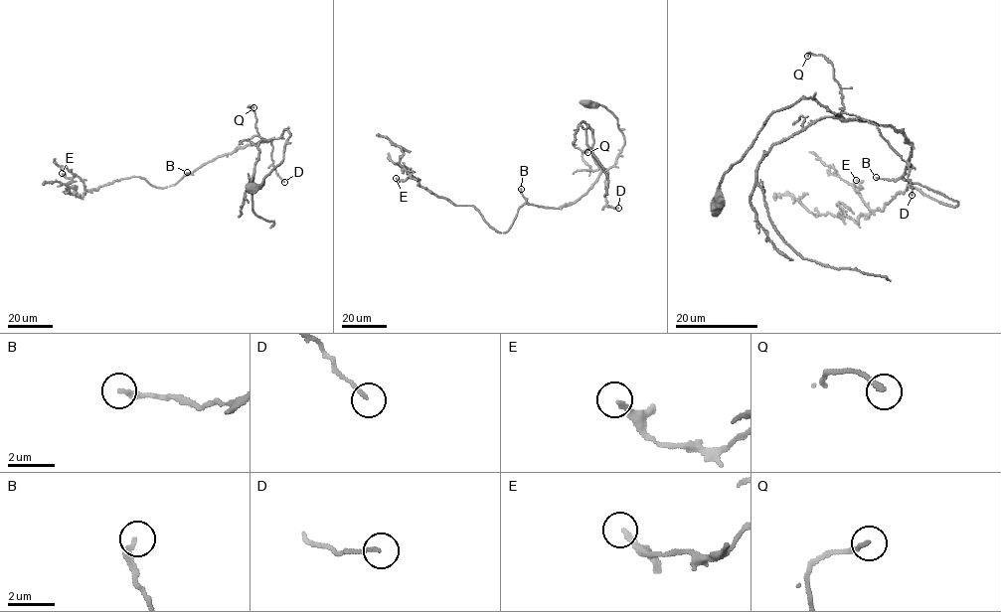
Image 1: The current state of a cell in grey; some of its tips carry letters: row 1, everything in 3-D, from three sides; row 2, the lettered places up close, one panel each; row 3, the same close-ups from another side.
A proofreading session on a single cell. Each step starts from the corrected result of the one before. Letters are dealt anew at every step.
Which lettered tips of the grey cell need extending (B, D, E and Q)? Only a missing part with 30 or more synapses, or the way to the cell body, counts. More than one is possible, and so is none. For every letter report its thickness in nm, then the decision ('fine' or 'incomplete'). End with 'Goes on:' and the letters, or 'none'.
B: calibre 200 nm; fine
D: calibre 140 nm; fine
E: calibre 170 nm; fine
Q: calibre 220 nm; fine
Goes on: none

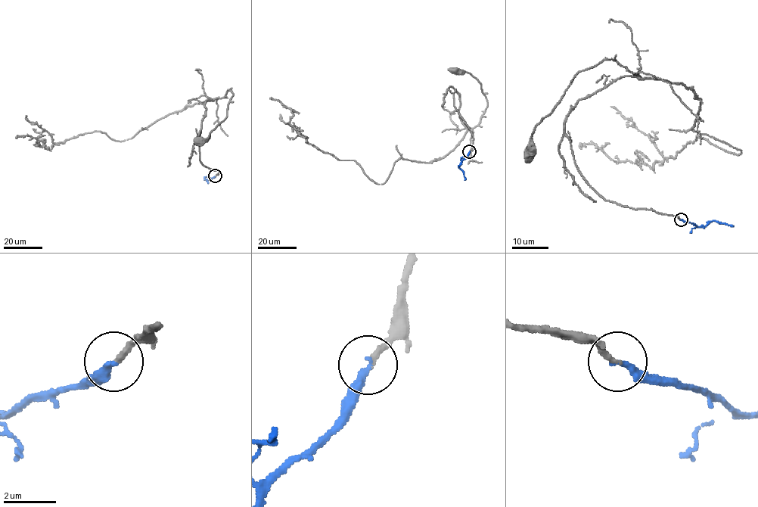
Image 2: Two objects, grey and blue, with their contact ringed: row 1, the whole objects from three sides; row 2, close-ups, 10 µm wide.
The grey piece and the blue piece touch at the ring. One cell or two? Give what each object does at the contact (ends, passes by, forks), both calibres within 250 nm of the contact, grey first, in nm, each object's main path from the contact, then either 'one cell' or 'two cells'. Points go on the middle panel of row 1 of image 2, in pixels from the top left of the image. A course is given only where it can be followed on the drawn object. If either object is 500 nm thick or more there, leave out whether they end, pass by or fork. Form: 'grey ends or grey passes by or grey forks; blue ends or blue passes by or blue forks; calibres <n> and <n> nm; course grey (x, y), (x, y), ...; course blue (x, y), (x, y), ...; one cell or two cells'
grey ends; blue ends; calibres 220 and 240 nm; course grey (469, 152), (473, 134), (454, 92), (462, 122), (473, 128), (486, 99), (471, 74), (454, 70); course blue (469, 151), (459, 166), (464, 180); one cell

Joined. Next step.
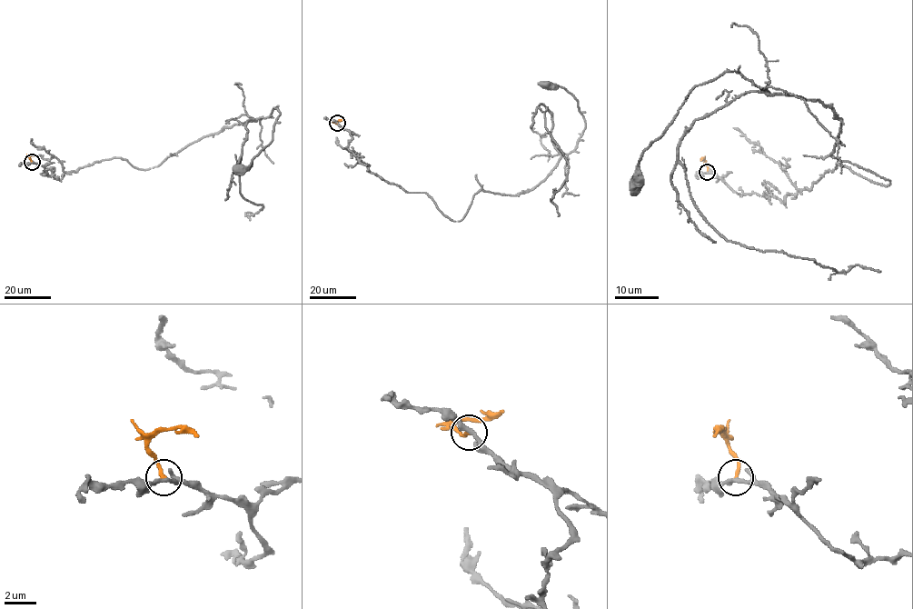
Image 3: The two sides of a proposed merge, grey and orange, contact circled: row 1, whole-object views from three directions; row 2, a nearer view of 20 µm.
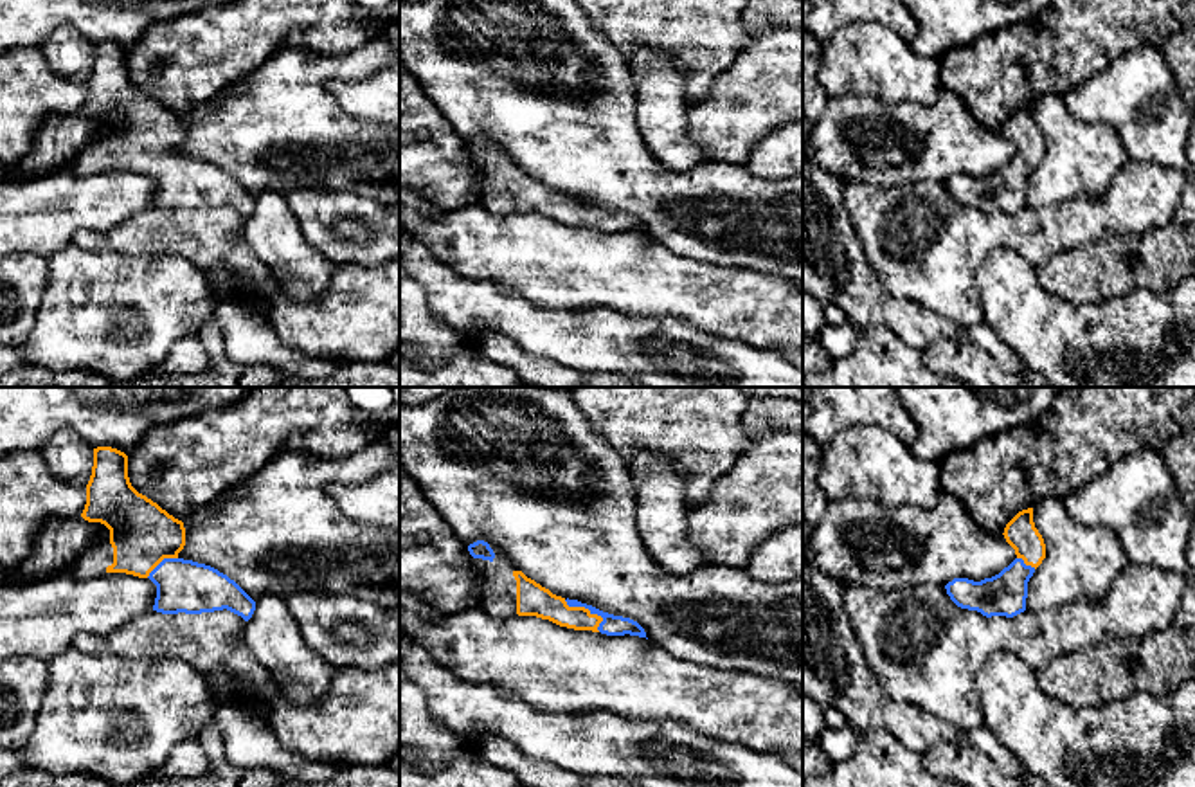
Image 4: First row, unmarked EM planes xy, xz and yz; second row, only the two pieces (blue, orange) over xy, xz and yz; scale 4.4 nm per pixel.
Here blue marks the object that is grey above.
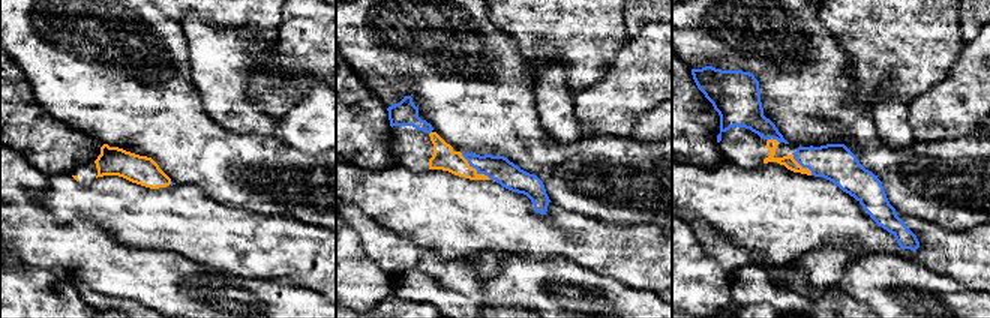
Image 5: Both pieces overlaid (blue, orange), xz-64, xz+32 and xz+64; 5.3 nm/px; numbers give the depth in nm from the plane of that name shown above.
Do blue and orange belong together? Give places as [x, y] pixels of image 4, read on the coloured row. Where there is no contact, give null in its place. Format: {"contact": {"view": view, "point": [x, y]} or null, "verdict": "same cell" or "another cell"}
{"contact": {"view": "xz", "point": [589, 609]}, "verdict": "same cell"}

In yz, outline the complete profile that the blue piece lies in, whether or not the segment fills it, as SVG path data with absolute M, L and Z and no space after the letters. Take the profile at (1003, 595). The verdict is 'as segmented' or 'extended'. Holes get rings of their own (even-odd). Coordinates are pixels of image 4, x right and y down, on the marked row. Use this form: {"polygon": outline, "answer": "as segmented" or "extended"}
{"polygon": "M1033 508L1019 511L1004 528L1006 542L1017 558L999 574L974 582L954 578L945 585L950 600L986 618L1013 618L1026 611L1028 582L1046 558L1046 544L1033 522Z", "answer": "extended"}

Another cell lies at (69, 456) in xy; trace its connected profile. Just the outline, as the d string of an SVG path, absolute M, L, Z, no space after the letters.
M65 430L41 450L50 472L65 483L86 486L94 466L94 448L77 434Z

